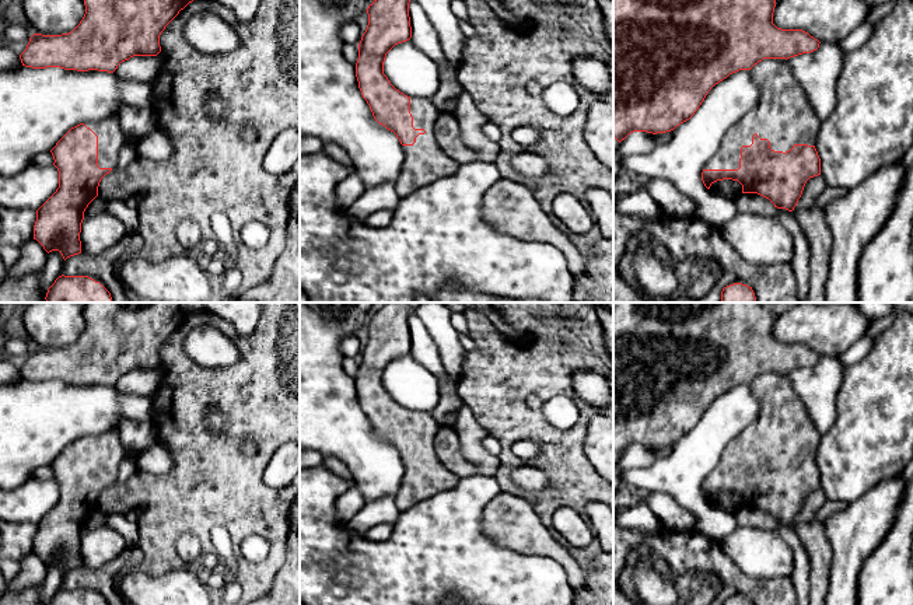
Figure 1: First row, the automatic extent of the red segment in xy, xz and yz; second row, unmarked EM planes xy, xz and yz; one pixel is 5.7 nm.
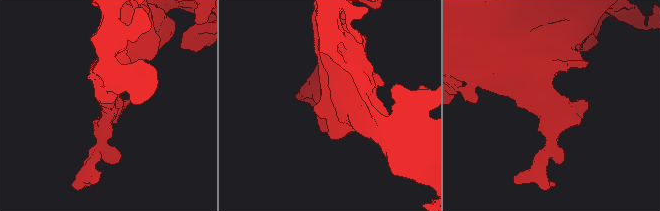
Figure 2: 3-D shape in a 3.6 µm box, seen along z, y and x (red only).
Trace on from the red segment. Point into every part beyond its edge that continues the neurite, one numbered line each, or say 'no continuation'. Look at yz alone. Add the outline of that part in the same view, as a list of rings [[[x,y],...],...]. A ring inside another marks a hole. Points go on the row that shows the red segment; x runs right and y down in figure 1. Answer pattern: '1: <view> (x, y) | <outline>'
1: yz (783, 115) | [[[763,59],[751,69],[752,78],[760,90],[759,102],[745,116],[735,122],[724,134],[718,151],[704,165],[704,169],[738,169],[741,147],[752,144],[756,133],[770,141],[774,151],[788,151],[794,144],[815,146],[821,122],[815,115],[804,90],[795,80],[786,59]]]

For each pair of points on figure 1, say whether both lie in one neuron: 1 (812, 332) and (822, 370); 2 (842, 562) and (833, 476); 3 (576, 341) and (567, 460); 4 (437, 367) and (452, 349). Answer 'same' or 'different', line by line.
1: different
2: different
3: same
4: different

